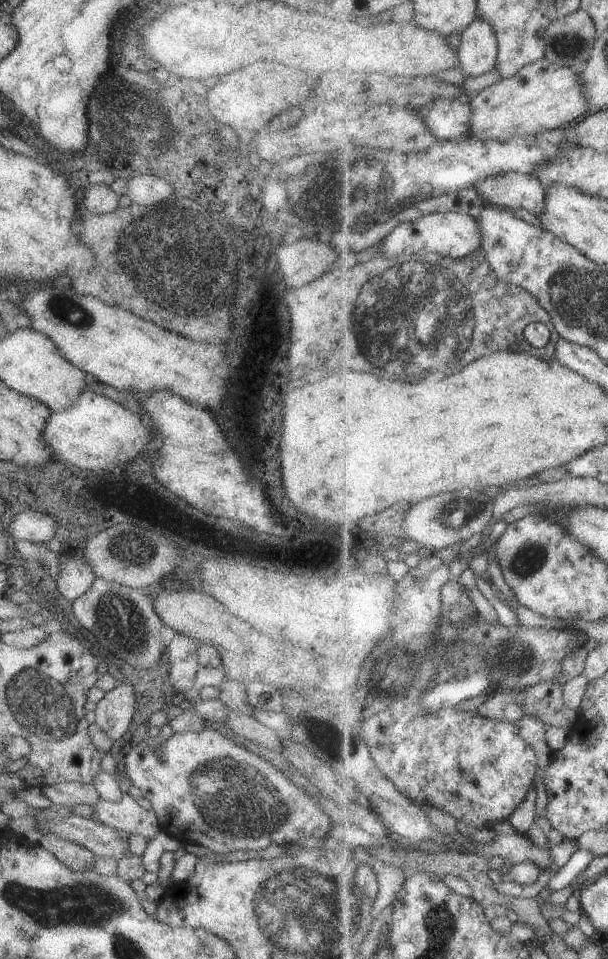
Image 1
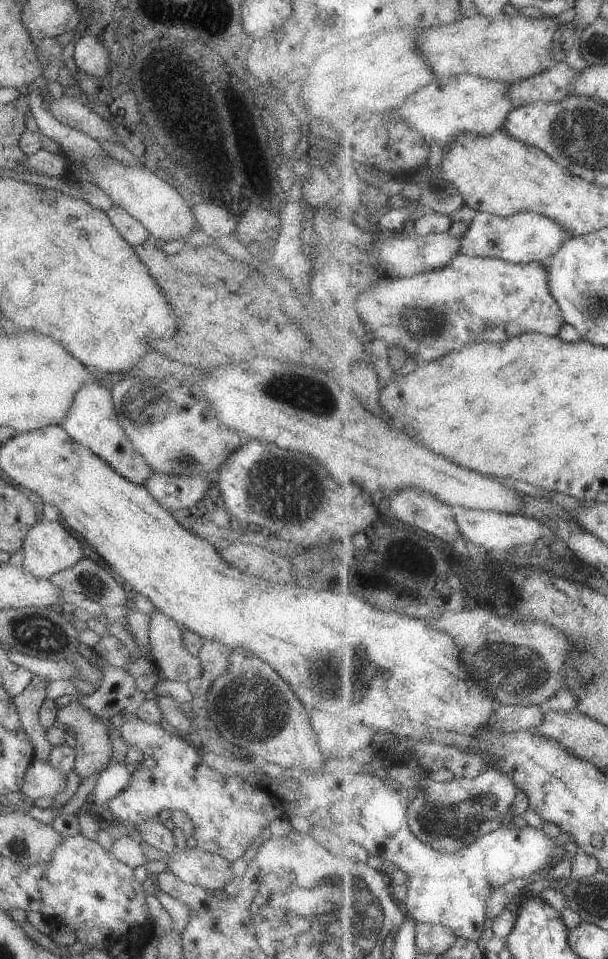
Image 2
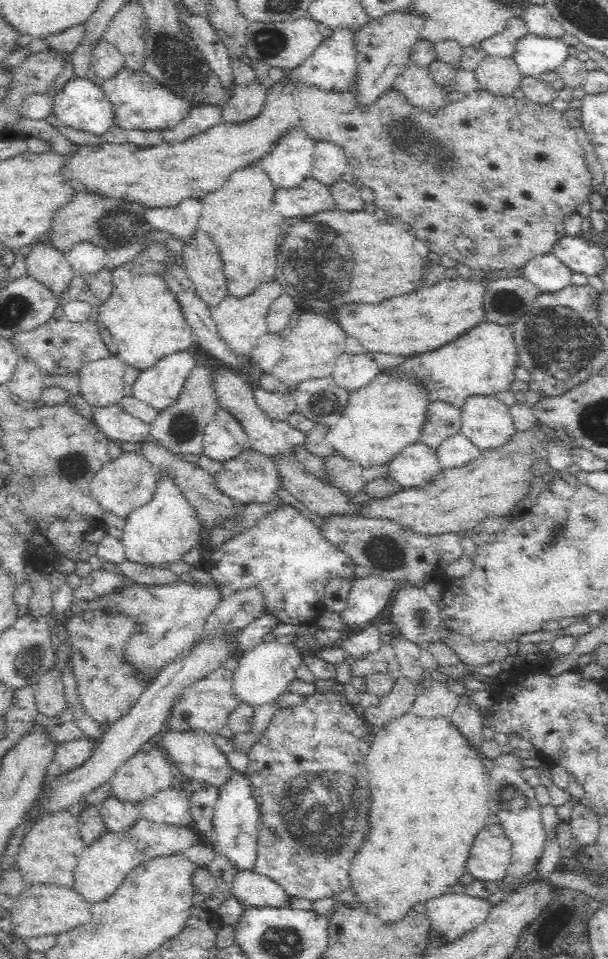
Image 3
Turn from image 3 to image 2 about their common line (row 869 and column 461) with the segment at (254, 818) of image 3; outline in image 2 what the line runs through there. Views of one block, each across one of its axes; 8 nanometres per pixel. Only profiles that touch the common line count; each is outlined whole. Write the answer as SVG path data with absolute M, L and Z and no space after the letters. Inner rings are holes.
M478 212L468 231L460 238L460 254L471 257L496 257L511 263L545 263L573 236L557 222L538 213L518 213L511 217L497 217Z

